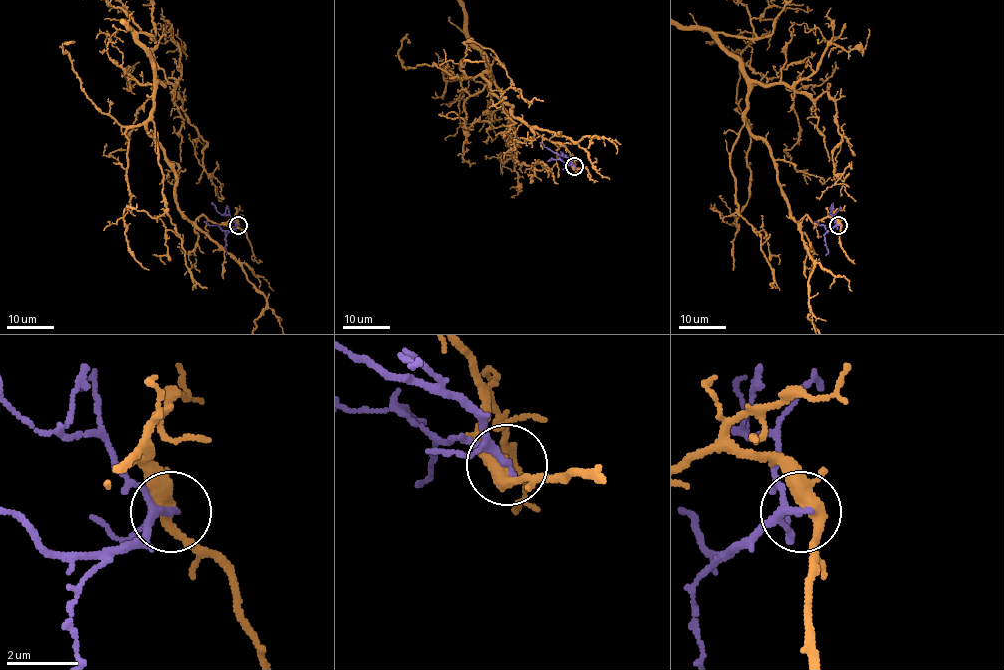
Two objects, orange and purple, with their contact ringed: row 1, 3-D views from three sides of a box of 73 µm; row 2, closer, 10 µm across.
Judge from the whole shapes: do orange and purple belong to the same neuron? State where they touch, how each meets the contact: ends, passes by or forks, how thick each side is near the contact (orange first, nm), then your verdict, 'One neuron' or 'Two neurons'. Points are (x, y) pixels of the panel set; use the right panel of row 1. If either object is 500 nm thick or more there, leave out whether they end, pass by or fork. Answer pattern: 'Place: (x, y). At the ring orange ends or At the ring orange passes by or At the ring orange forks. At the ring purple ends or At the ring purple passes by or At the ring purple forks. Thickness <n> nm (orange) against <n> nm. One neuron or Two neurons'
Place: (838, 225). At the ring orange forks. At the ring purple forks. Thickness 320 nm (orange) against 160 nm. Two neurons

